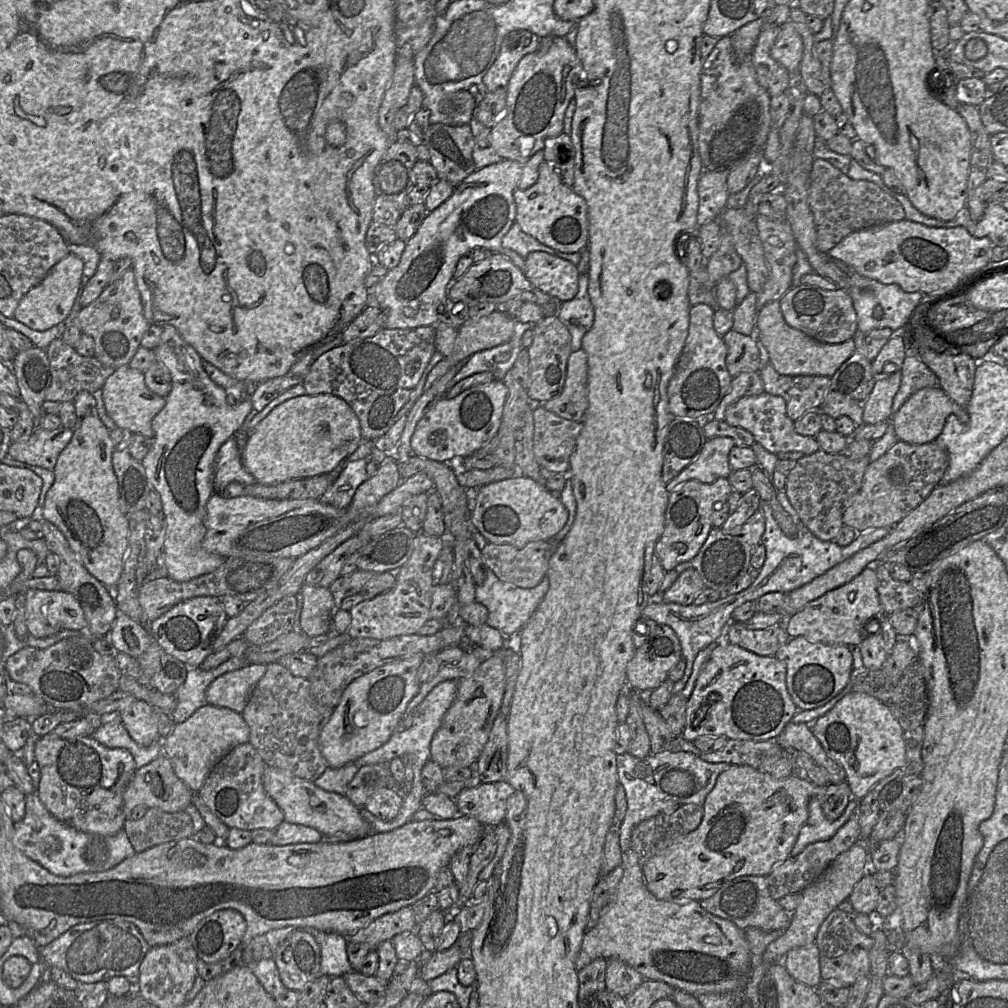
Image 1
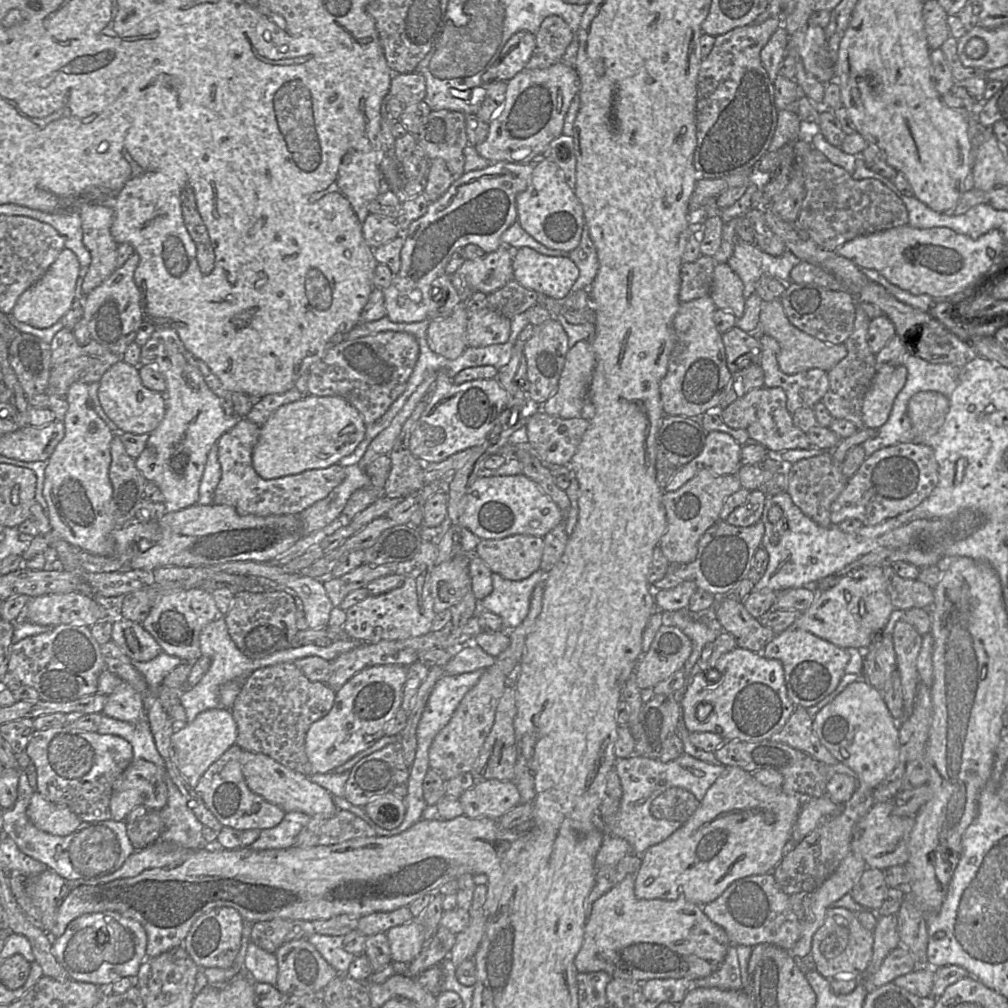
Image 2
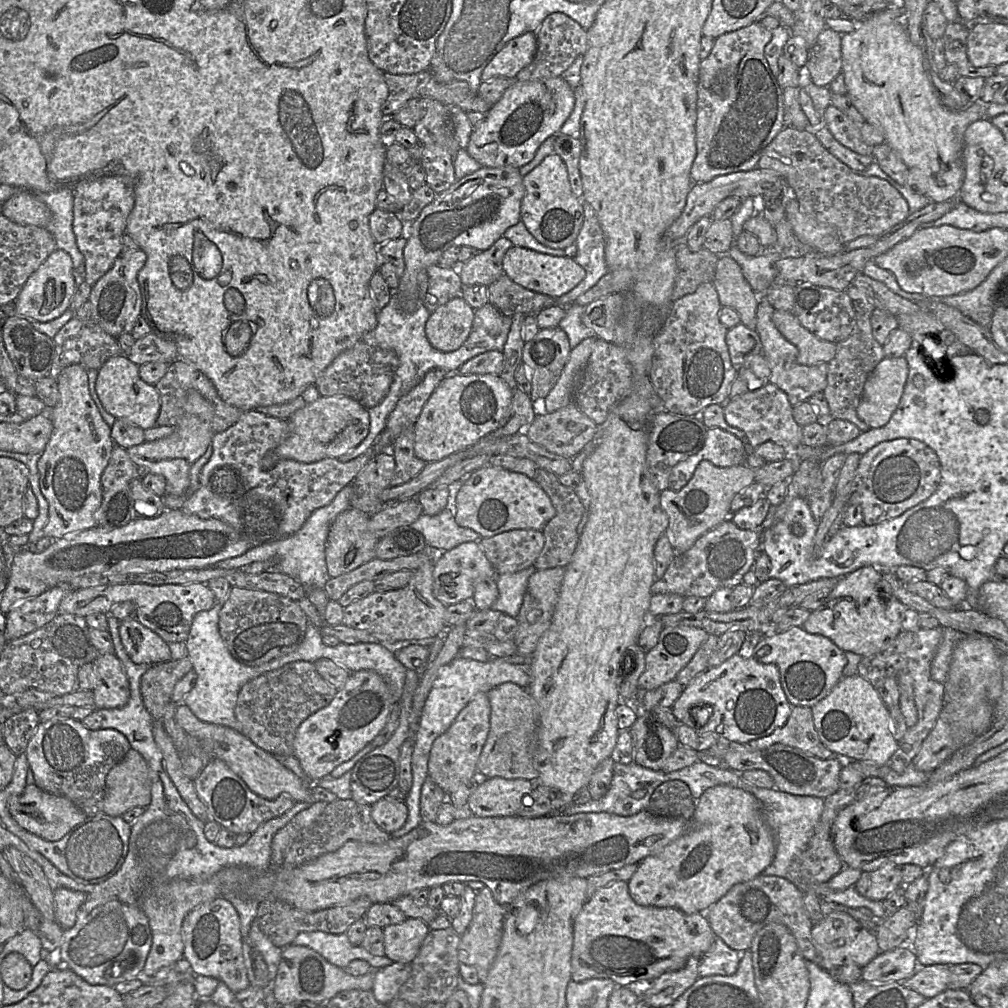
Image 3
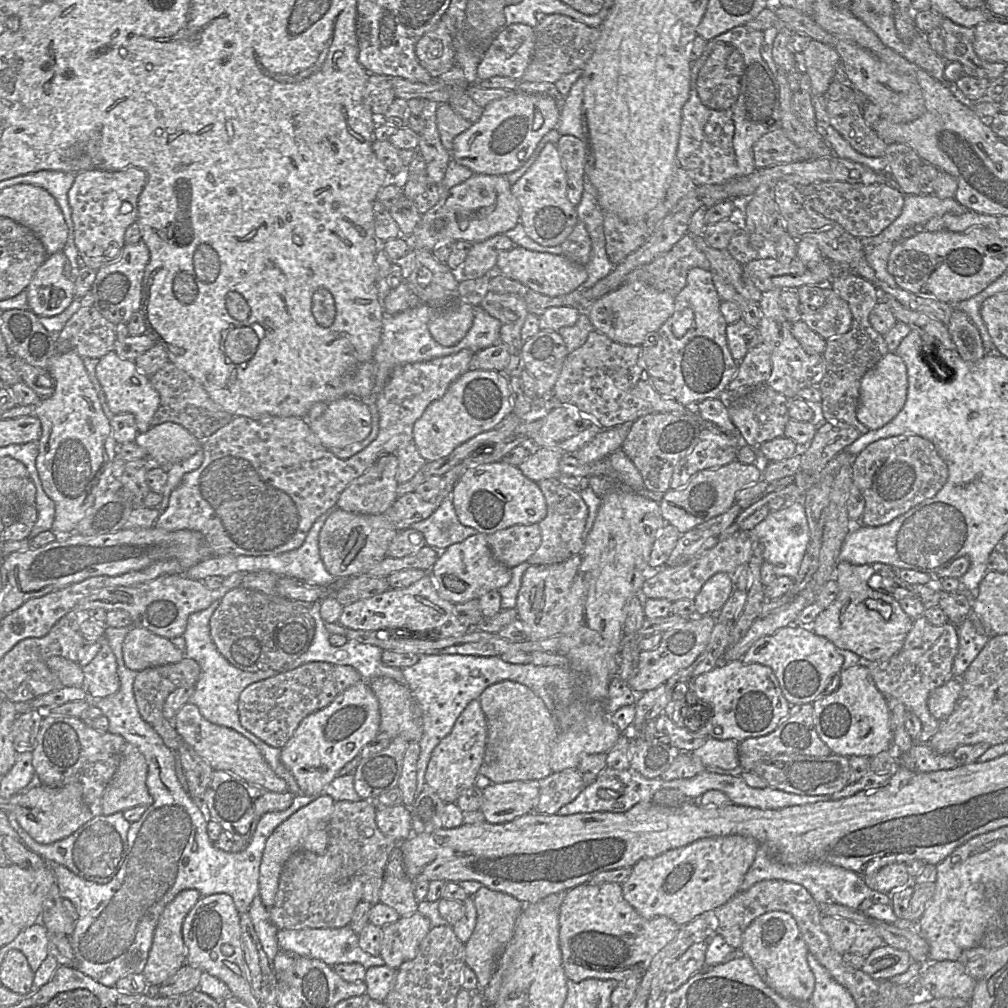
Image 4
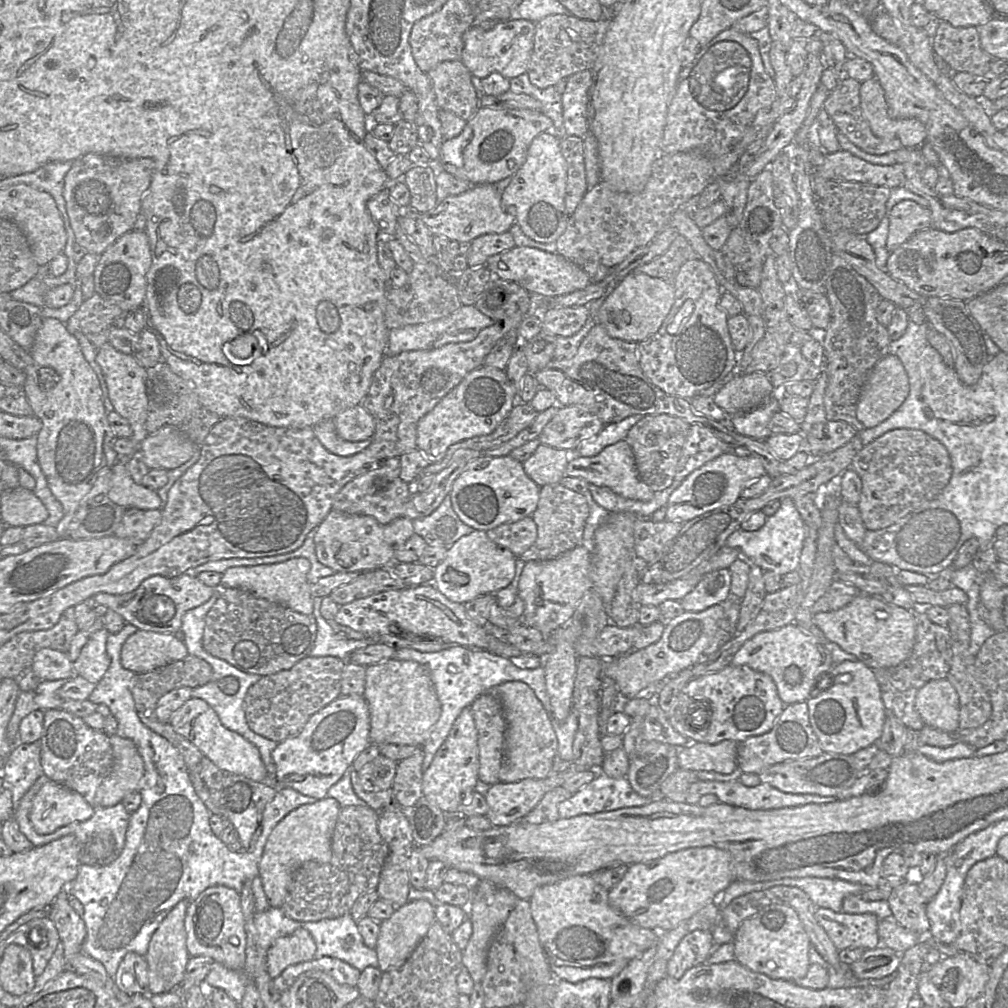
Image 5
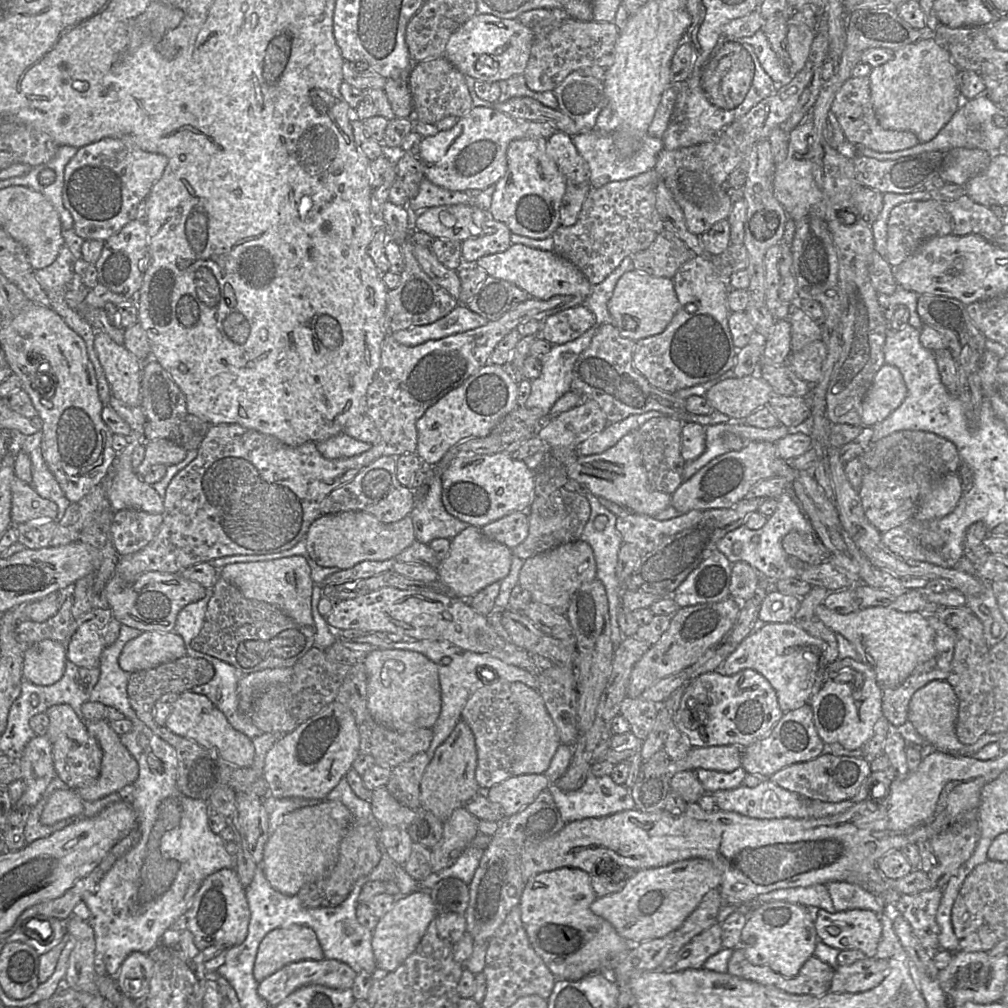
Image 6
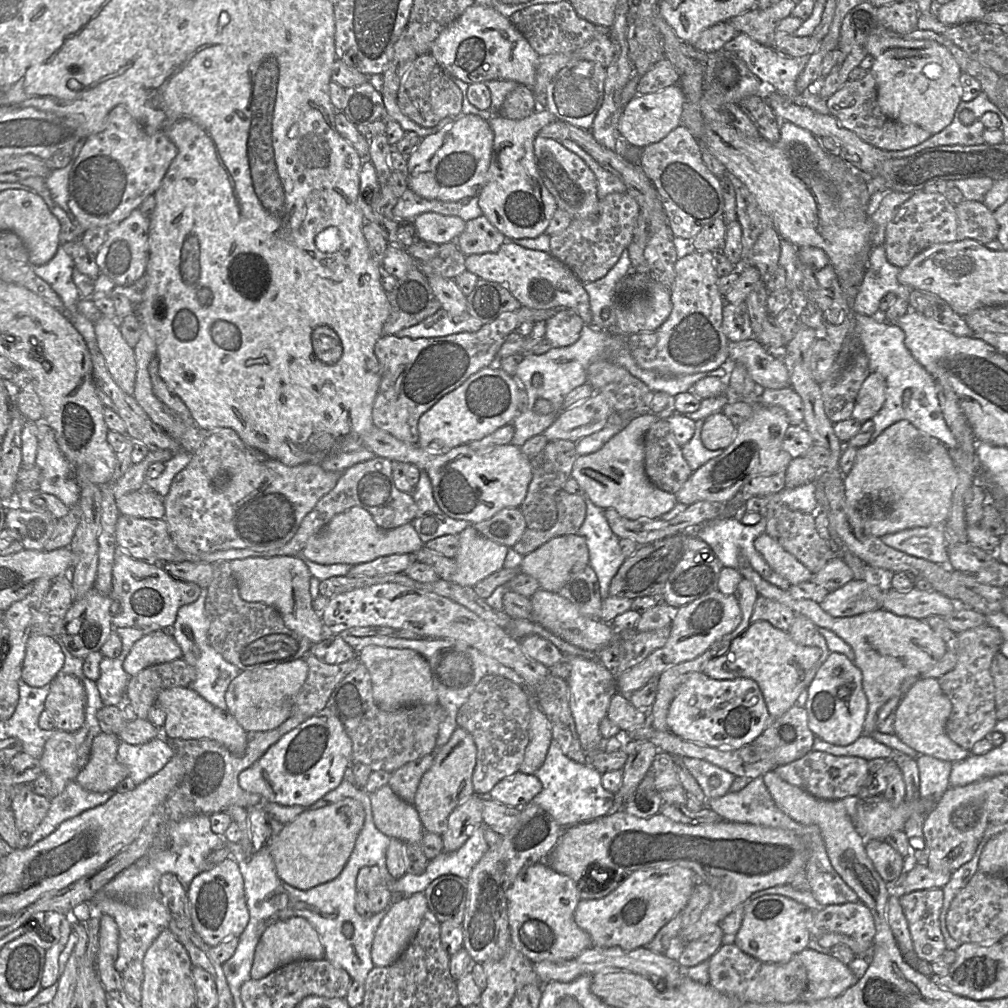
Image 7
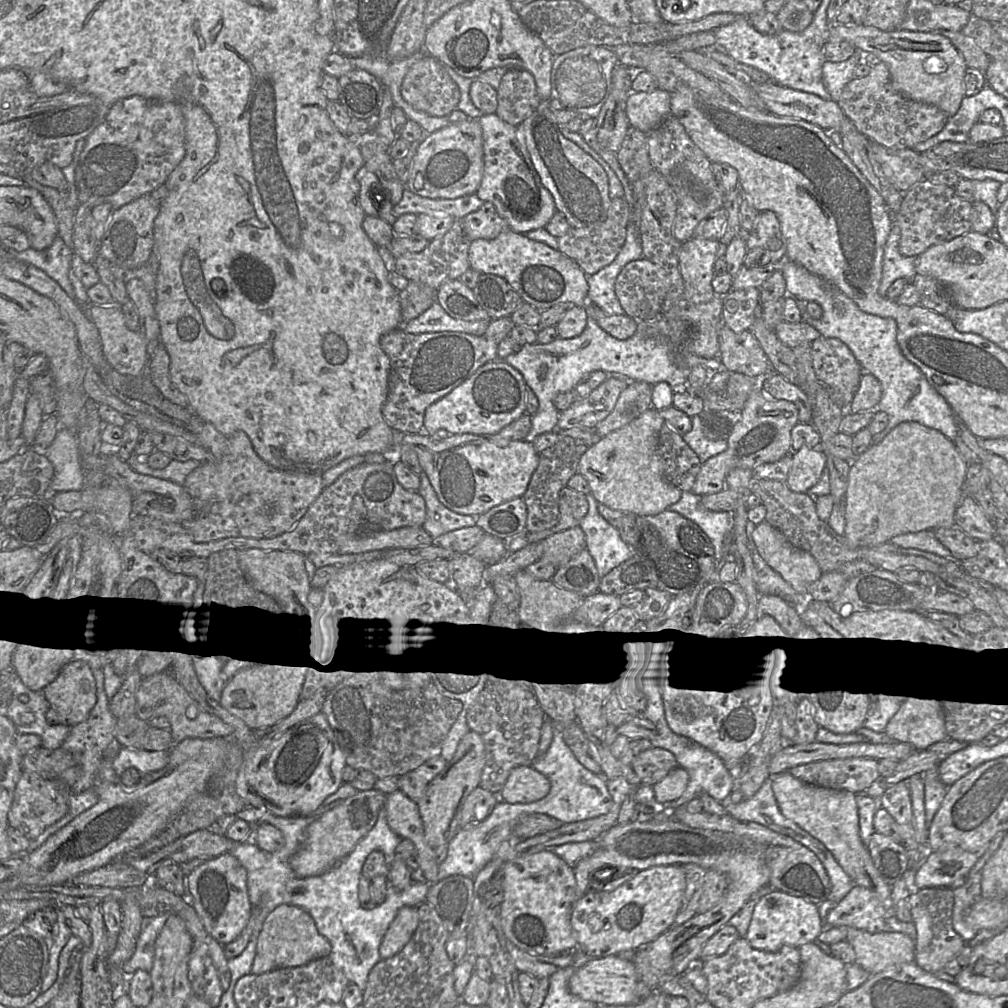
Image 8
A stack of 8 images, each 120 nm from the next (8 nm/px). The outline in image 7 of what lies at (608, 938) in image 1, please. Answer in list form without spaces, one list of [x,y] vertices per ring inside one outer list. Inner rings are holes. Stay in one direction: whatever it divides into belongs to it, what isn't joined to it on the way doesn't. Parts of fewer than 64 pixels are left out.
[[[545,862],[522,870],[508,890],[509,926],[514,946],[533,963],[564,961],[578,956],[593,945],[589,934],[575,922],[575,910],[581,899],[577,882]]]

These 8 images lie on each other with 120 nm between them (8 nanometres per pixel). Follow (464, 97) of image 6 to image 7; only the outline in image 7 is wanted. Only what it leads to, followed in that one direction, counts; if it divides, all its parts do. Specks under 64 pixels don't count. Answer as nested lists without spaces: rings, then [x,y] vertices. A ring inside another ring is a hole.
[[[431,53],[416,57],[401,80],[397,101],[404,114],[424,127],[432,127],[447,116],[462,115],[462,91],[454,77],[437,62]]]

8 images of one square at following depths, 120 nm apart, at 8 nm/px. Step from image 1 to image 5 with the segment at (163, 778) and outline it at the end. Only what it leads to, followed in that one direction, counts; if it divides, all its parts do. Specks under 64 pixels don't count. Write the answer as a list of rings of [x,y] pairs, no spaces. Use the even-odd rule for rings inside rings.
[[[116,734],[110,736],[113,765],[110,773],[97,789],[95,805],[111,807],[134,791],[140,790],[145,764],[135,743]]]

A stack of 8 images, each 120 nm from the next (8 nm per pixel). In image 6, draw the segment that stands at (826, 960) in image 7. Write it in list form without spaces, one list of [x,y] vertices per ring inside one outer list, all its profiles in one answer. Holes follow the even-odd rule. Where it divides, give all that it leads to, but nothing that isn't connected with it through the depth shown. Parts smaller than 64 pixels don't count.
[[[864,957],[849,965],[837,965],[829,988],[833,993],[856,993],[878,985],[888,974],[889,962],[877,957]]]

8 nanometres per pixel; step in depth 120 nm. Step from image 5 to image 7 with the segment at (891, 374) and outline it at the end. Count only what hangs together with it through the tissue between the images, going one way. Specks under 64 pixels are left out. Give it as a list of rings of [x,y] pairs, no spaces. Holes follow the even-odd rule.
[[[872,372],[865,379],[858,393],[852,418],[861,423],[872,419],[882,408],[885,399],[885,379],[881,374]]]

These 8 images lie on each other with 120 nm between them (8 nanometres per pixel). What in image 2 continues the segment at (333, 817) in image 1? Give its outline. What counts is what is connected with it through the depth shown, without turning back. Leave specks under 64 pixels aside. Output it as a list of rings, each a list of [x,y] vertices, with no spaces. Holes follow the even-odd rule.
[[[243,750],[241,765],[248,788],[266,801],[279,806],[285,813],[302,812],[310,817],[329,818],[338,811],[330,792],[312,782],[308,776],[287,768],[265,754]]]

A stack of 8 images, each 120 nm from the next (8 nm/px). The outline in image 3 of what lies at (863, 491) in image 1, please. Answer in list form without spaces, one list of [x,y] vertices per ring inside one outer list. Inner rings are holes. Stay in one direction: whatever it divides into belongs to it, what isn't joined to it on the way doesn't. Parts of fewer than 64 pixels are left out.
[[[899,438],[877,444],[861,455],[853,480],[842,490],[840,495],[834,496],[831,506],[819,521],[814,537],[814,554],[821,555],[822,547],[843,526],[843,513],[848,505],[859,505],[862,508],[863,524],[868,526],[875,525],[882,521],[896,518],[906,510],[928,499],[936,491],[940,481],[941,465],[939,458],[925,443],[916,439]]]

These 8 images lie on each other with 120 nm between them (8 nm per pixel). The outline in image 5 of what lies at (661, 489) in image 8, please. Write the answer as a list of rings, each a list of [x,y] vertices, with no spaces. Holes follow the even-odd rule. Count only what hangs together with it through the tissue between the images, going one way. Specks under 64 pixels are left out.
[[[625,440],[605,447],[596,456],[571,459],[567,463],[565,475],[583,478],[596,486],[607,487],[628,499],[649,501],[654,496],[654,491],[640,479],[633,451]]]

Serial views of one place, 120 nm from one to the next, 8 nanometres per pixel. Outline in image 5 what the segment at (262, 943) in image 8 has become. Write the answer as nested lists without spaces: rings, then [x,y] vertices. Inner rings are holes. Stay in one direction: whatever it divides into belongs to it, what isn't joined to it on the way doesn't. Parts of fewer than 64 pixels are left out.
[[[303,928],[288,936],[275,939],[267,951],[266,967],[272,979],[279,976],[288,966],[314,959],[316,943]]]

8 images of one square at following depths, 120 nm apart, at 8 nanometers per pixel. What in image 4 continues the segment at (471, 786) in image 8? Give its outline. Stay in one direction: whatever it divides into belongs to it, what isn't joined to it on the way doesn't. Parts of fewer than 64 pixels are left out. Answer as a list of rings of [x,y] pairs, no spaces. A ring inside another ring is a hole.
[[[477,699],[470,701],[455,721],[451,731],[433,749],[425,772],[425,785],[431,787],[439,798],[445,802],[455,802],[458,796],[471,787],[484,762],[488,734],[486,716]]]

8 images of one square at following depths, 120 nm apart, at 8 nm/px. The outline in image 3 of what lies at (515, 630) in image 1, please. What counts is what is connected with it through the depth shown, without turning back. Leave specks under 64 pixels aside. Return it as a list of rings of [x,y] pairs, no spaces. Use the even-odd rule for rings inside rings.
[[[530,566],[519,572],[498,574],[495,580],[498,597],[491,609],[517,618],[527,589],[528,579],[536,570],[534,566]]]

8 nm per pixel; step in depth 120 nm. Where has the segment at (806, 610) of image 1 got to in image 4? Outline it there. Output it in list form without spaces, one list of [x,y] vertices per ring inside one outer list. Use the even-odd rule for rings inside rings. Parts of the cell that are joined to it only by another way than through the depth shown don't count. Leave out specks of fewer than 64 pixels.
[[[839,561],[834,574],[834,579],[839,587],[837,597],[811,624],[811,630],[816,635],[826,638],[838,649],[854,652],[864,662],[887,659],[896,654],[902,648],[914,622],[903,611],[895,598],[869,587],[868,580],[873,574],[875,573],[871,564],[854,565],[845,561]]]

